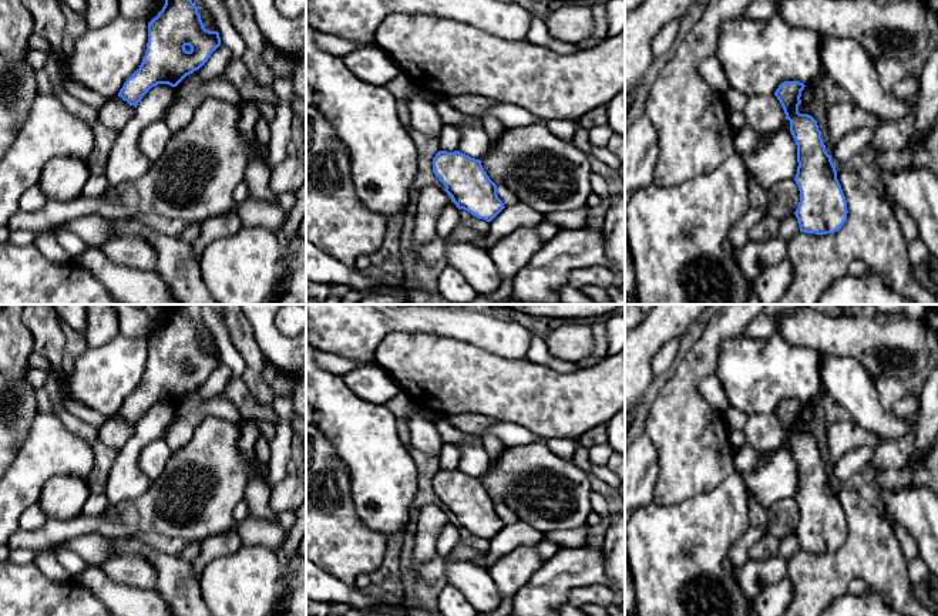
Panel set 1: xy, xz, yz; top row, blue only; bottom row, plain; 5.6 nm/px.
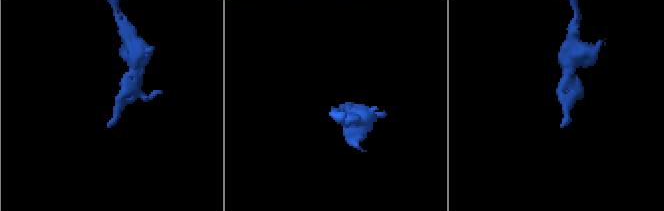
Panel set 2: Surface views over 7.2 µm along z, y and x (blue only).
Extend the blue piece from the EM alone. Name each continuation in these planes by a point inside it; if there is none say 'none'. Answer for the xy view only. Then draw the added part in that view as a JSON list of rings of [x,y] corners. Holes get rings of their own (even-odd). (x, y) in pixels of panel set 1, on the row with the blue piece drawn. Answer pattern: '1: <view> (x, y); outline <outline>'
none

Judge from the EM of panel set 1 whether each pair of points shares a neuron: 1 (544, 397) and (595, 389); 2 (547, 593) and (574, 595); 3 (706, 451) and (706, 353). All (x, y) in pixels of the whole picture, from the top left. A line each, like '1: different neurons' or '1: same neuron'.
1: same neuron
2: different neurons
3: same neuron

